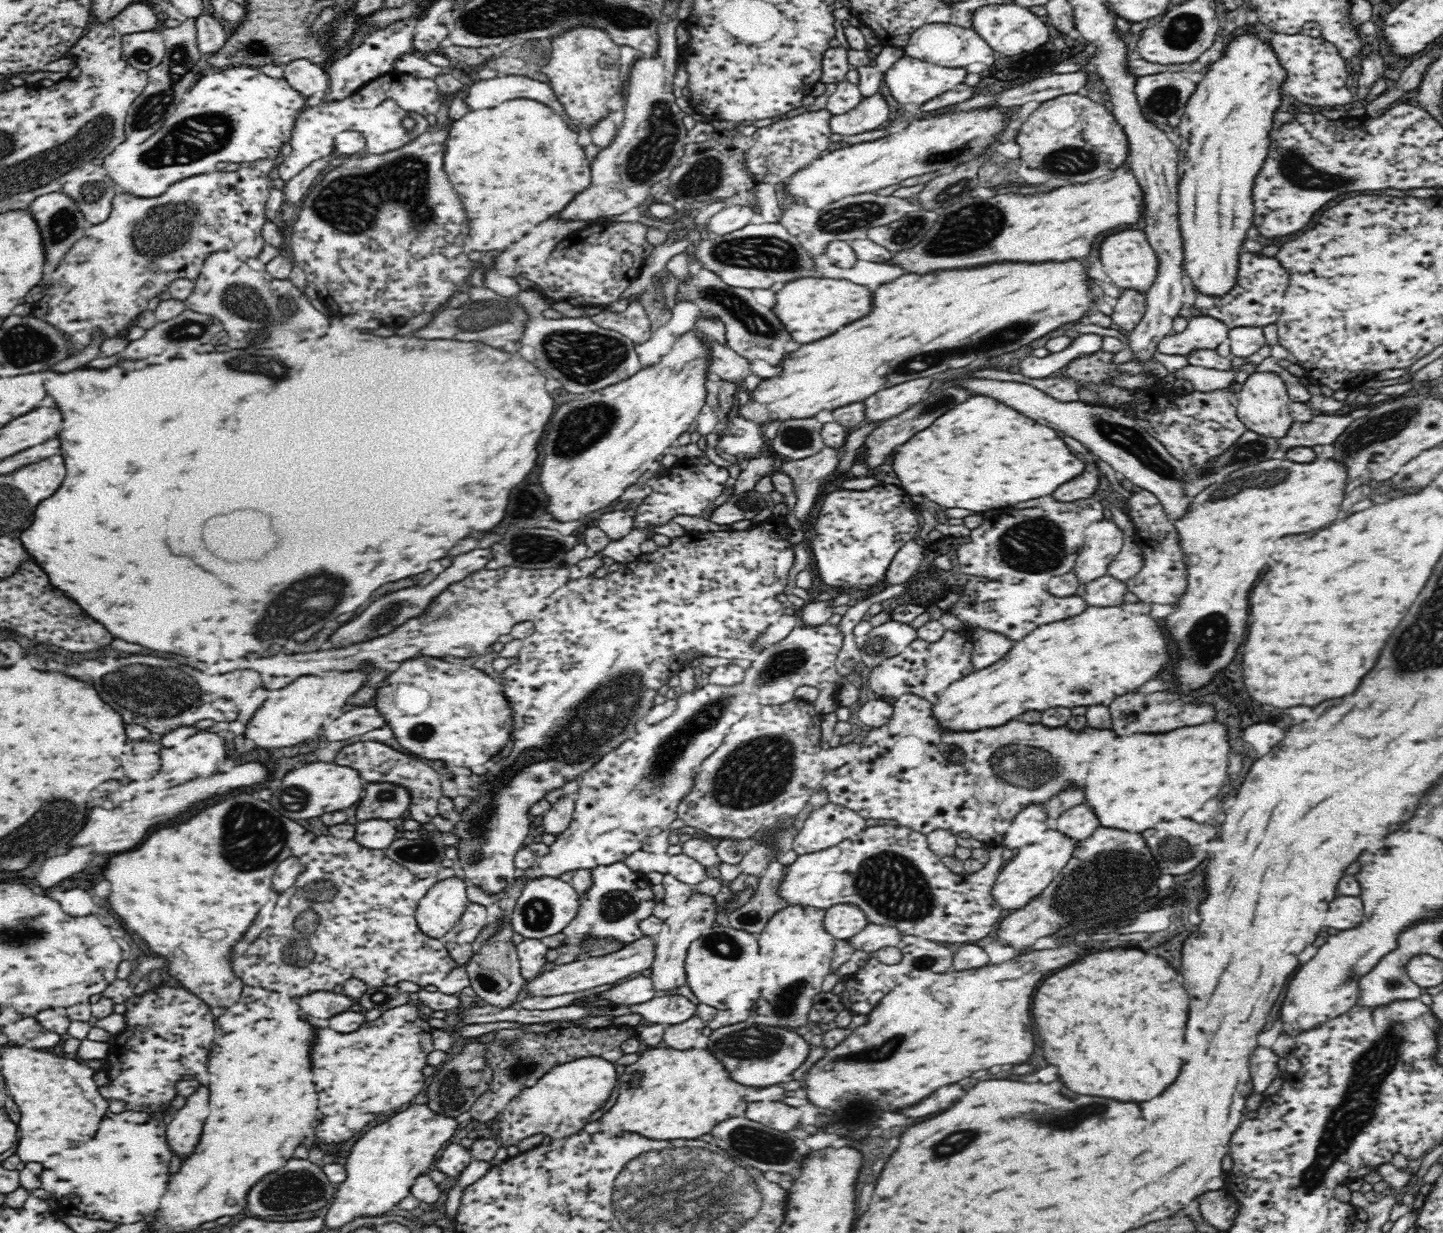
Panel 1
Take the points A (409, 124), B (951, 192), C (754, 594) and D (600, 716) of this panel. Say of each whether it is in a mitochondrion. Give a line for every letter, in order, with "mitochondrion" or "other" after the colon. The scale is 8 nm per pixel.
A: mitochondrion
B: mitochondrion
C: other
D: mitochondrion

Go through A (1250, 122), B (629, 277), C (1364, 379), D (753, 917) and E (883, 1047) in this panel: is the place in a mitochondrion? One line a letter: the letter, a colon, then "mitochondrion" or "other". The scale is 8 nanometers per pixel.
A: other
B: other
C: other
D: mitochondrion
E: mitochondrion

